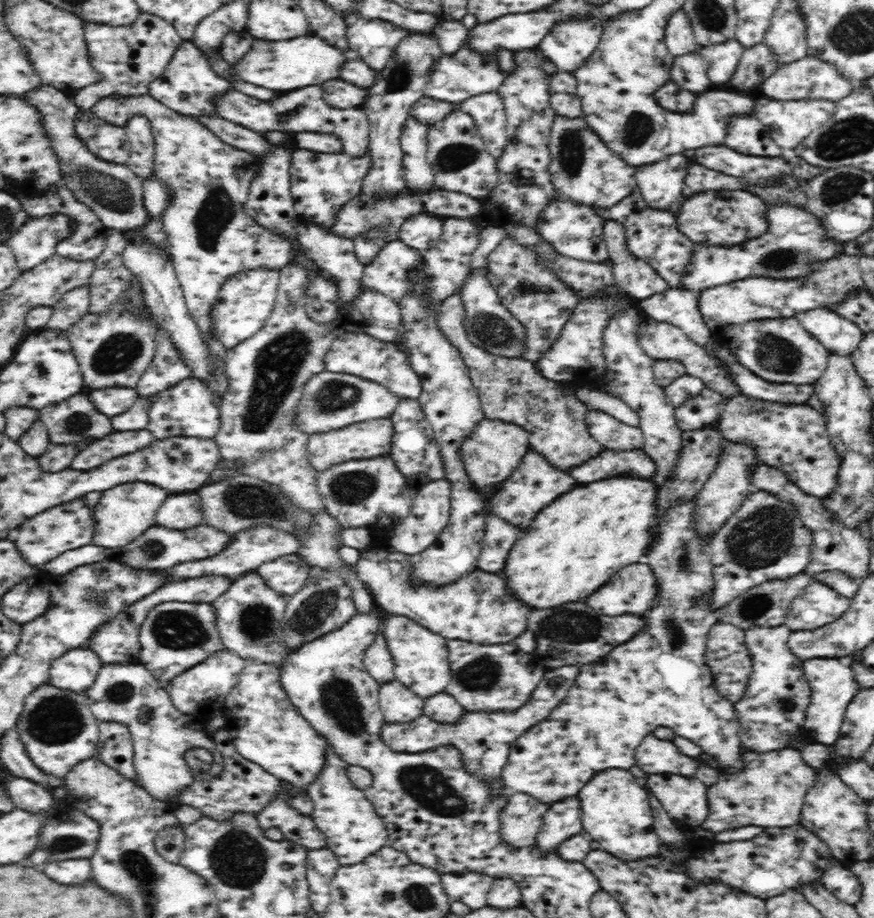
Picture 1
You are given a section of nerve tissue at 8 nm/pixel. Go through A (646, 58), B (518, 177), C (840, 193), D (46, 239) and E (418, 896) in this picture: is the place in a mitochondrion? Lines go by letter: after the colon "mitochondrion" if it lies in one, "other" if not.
A: other
B: other
C: mitochondrion
D: other
E: mitochondrion

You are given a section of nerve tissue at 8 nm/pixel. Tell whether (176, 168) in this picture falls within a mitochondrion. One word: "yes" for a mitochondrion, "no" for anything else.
no

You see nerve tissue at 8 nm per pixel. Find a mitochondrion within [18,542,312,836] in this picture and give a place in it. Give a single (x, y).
(57, 720)

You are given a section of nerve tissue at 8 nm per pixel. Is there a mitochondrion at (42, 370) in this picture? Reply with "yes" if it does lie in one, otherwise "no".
yes

